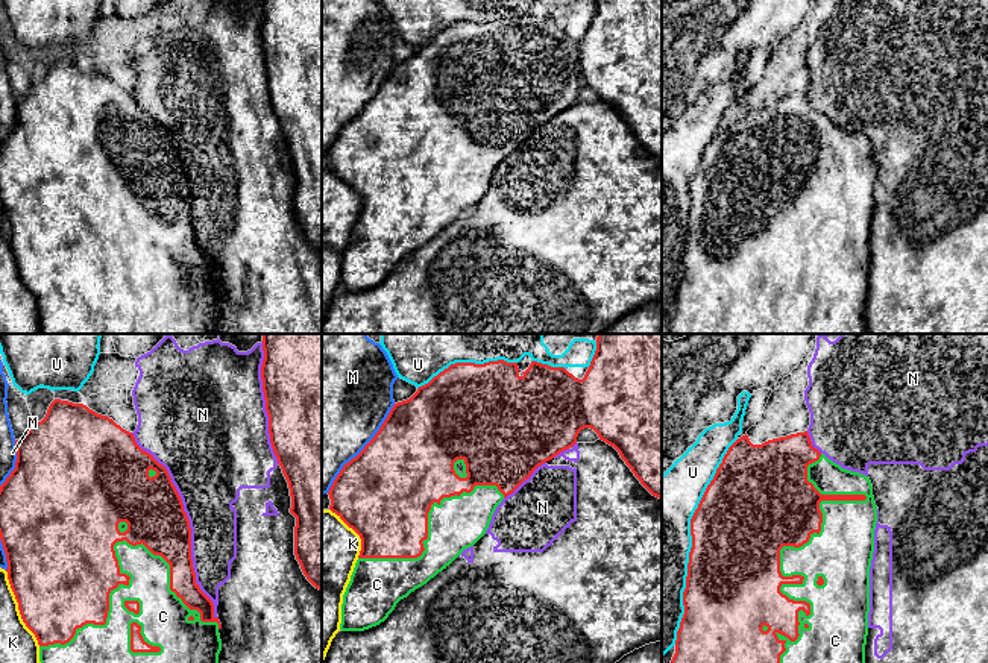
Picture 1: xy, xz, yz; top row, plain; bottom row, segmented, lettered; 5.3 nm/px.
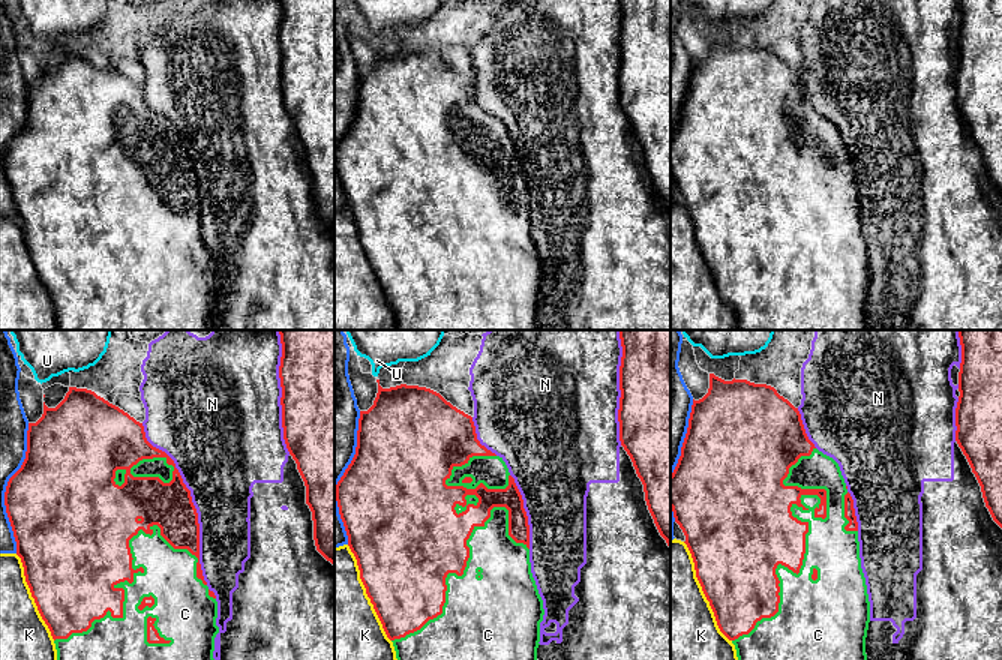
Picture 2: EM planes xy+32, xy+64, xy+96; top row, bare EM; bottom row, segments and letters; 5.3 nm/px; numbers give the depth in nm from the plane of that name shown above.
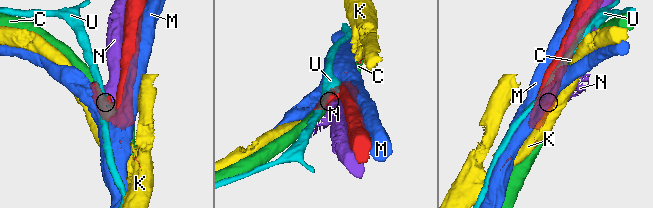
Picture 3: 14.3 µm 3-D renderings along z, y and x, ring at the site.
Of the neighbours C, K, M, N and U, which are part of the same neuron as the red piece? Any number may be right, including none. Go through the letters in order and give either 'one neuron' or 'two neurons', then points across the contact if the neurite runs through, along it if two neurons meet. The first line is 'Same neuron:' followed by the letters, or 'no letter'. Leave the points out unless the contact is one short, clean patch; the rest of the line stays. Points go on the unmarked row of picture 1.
Same neuron: C
C: one neuron
K: two neurons
M: two neurons
N: two neurons
U: two neurons

